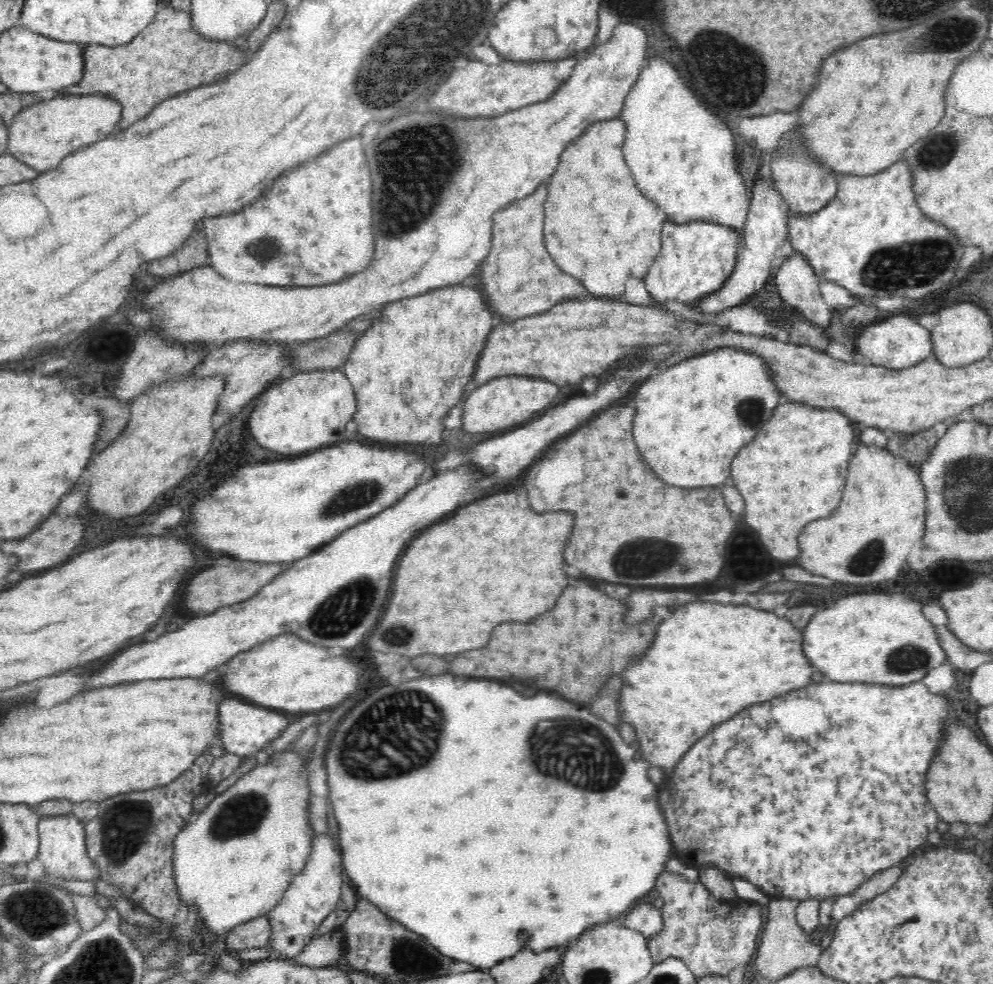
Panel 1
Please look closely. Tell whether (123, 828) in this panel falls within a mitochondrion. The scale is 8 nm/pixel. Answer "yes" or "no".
yes

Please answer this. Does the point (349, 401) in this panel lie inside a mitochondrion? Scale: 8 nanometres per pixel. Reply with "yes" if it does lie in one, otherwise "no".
no

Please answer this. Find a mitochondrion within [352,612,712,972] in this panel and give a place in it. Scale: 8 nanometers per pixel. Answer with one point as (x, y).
(550, 740)

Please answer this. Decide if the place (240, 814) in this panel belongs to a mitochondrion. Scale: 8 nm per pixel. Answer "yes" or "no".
yes

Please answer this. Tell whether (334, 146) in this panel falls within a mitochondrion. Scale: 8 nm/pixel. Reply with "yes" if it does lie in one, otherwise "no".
no

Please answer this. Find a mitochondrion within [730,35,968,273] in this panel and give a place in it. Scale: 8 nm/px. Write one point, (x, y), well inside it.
(935, 153)

